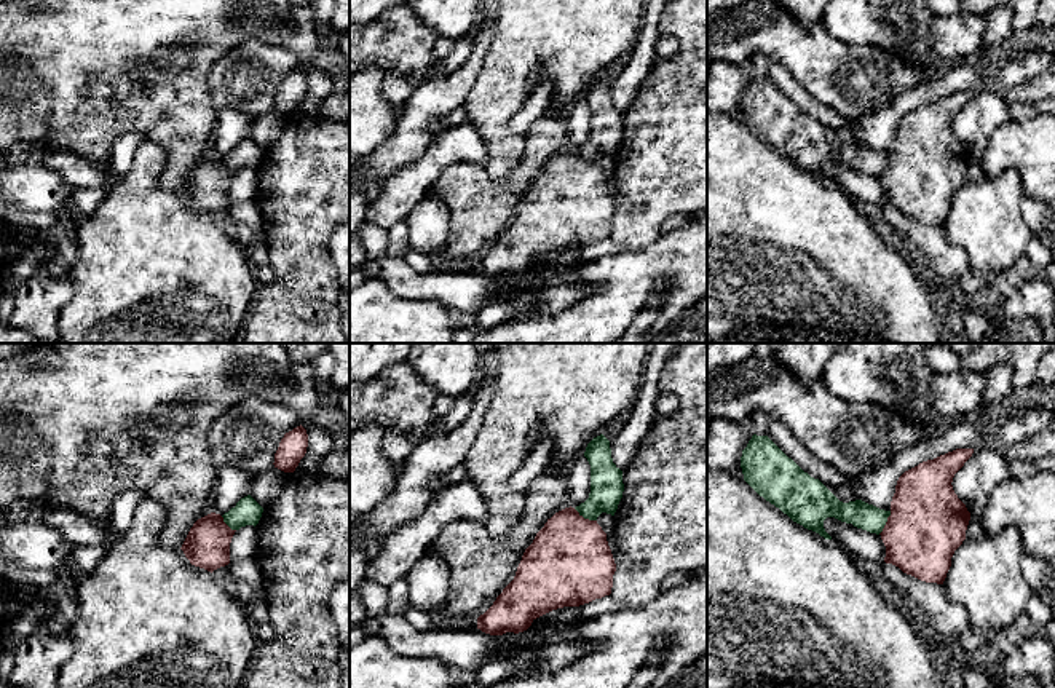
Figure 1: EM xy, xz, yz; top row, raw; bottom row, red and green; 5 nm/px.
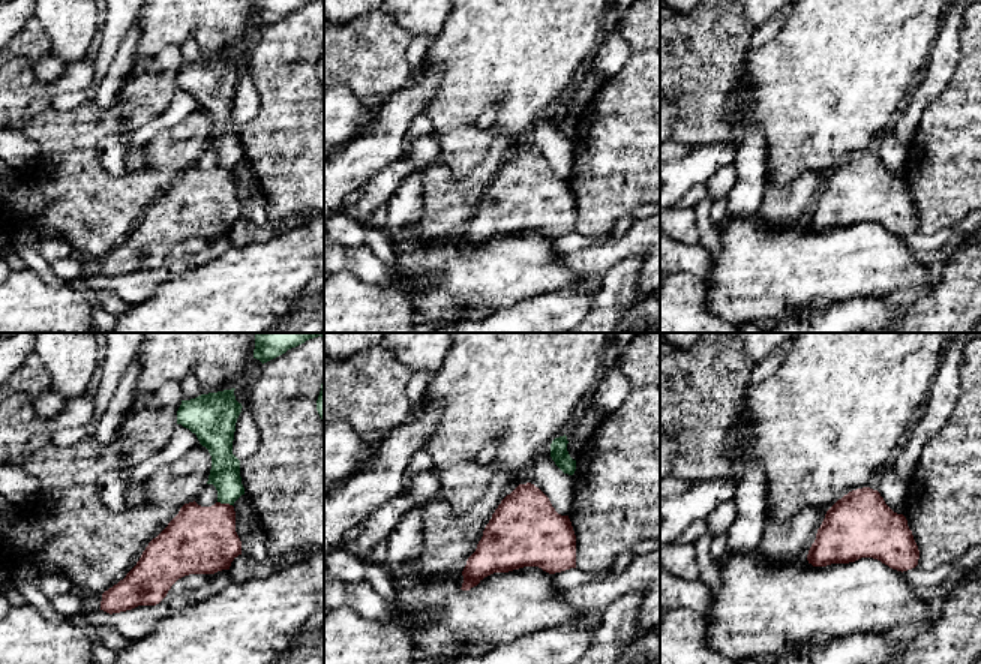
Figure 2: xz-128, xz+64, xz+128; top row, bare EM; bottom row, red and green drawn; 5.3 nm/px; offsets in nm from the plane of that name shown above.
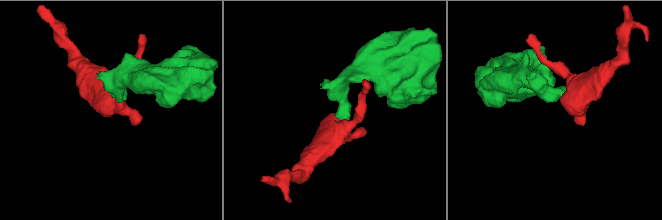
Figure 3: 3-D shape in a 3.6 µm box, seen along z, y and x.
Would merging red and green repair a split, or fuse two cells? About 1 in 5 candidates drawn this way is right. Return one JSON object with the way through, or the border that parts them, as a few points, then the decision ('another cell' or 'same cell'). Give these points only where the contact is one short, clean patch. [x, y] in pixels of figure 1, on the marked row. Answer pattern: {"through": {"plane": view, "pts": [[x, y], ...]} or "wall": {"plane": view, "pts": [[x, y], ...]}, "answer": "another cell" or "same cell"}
{"wall": {"plane": "xz", "pts": [[573, 508], [584, 517], [596, 521]]}, "answer": "another cell"}

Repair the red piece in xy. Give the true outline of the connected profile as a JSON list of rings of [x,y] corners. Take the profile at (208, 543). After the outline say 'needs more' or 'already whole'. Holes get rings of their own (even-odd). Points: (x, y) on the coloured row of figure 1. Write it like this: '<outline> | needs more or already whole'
[[[211,512],[193,524],[180,549],[192,565],[212,573],[230,563],[235,532],[220,514]]] | already whole

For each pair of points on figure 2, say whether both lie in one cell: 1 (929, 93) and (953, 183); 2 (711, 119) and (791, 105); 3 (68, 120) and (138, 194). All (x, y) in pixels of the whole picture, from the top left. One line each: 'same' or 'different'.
1: different
2: different
3: same

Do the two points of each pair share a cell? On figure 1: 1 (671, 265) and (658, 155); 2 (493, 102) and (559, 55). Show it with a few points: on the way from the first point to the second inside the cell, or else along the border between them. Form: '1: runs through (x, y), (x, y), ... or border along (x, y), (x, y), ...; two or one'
1: border along (661, 233), (642, 248), (626, 248); two
2: runs through (505, 85), (537, 53), (541, 53); one

